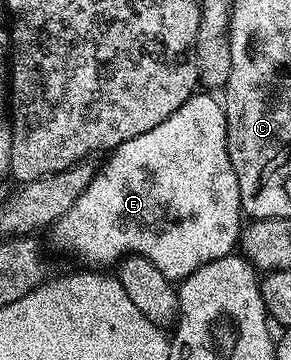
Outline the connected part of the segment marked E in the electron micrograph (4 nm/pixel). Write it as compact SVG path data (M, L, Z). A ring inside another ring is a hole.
M195 94L191 98L187 98L187 102L183 102L183 106L179 106L179 110L175 110L167 119L159 122L159 126L147 130L147 134L139 134L135 138L123 142L118 148L112 149L104 157L104 160L106 159L105 165L102 168L98 167L94 171L93 180L87 186L87 190L83 190L83 194L79 194L79 198L75 198L74 205L52 225L51 233L53 232L54 242L63 251L74 252L85 263L82 264L85 266L109 266L105 264L111 264L113 266L130 253L141 255L143 258L147 258L153 262L163 272L166 278L172 282L186 280L195 270L207 266L207 262L215 262L224 256L234 255L241 238L241 229L243 227L243 213L241 211L241 199L239 198L239 182L235 178L235 170L231 166L231 158L227 150L225 110L222 101L218 97L216 100L213 96L216 95Z

